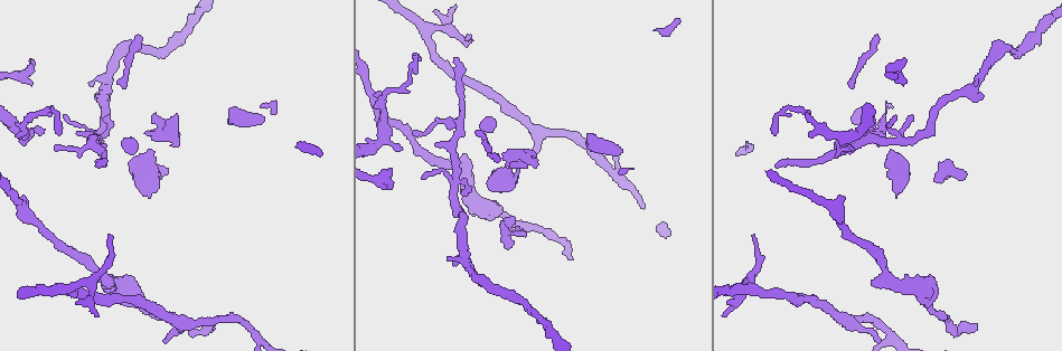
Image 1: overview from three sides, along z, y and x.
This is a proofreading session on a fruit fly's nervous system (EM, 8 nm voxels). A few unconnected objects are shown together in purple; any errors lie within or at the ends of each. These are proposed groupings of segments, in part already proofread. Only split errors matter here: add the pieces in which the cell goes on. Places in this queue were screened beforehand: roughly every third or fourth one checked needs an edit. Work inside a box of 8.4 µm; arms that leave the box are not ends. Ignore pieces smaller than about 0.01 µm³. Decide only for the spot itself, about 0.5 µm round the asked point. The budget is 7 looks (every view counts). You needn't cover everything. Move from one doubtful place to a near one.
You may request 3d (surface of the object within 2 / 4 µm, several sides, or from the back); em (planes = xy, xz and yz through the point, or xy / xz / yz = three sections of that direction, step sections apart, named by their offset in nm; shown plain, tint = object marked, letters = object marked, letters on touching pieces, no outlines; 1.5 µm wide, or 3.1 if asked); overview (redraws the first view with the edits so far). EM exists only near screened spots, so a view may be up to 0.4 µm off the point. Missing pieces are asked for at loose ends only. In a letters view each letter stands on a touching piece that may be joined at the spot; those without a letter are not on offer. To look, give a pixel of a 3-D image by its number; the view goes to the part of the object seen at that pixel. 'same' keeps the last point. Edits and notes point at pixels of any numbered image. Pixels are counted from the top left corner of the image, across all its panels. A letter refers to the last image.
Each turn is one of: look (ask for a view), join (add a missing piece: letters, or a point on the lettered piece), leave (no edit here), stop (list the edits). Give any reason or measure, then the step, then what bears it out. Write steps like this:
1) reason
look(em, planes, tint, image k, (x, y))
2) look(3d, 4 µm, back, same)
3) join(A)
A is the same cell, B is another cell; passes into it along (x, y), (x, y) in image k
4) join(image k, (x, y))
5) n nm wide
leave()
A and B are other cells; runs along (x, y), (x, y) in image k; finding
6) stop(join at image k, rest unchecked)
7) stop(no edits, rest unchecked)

tapers out
look(3d, 4 µm, image 1, (111, 237))

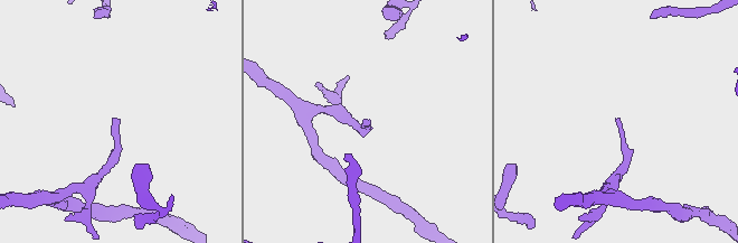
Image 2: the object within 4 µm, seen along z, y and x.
shape alone is not enough
look(em, planes, plain, image 2, (118, 120))

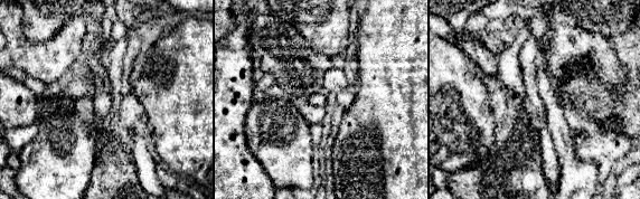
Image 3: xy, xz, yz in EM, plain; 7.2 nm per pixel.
look(em, planes, letters, same)

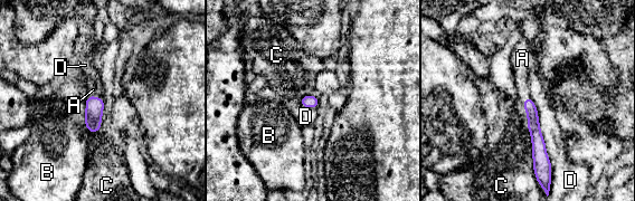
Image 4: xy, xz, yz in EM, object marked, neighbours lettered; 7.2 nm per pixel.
join(A)
A is the same cell, B, C and D are other cells; it goes on there

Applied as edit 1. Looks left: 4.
long arm stops here
look(3d, 4 µm, image 1, (416, 55))

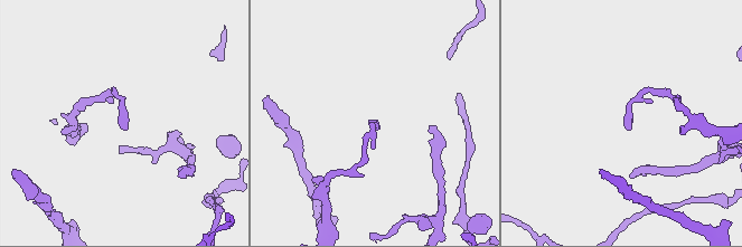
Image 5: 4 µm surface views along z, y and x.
look(em, xz, step 4, tint, image 5, (374, 126))

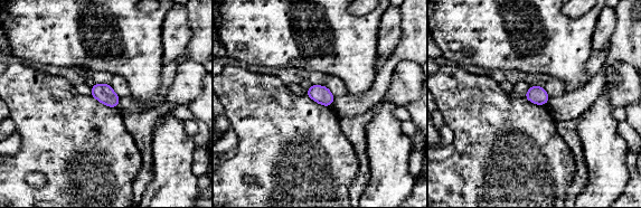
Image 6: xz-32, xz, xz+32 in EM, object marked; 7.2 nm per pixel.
look(em, planes, letters, same)

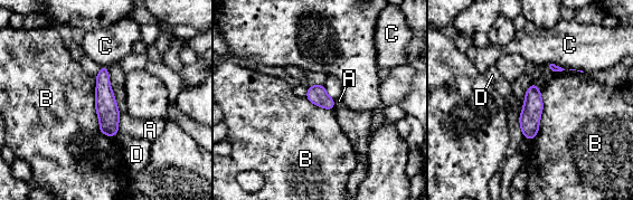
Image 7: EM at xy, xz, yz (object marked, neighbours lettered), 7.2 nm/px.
leave()
A, B, C and D are other cells; runs along (104, 69), (104, 101), (112, 133) in image 7; none of them fits

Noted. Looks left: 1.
end of a long branch
look(em, planes, letters, image 1, (211, 326))

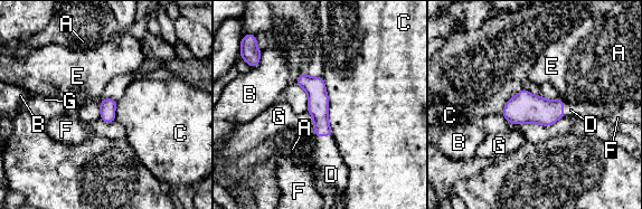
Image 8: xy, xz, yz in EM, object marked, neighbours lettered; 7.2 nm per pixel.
110 nm wide
join(D)
D is the same cell, A, B, C, E, F and G are other cells; it goes on there

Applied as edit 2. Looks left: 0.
stop(join at image 4, join at image 8, rest unchecked)

